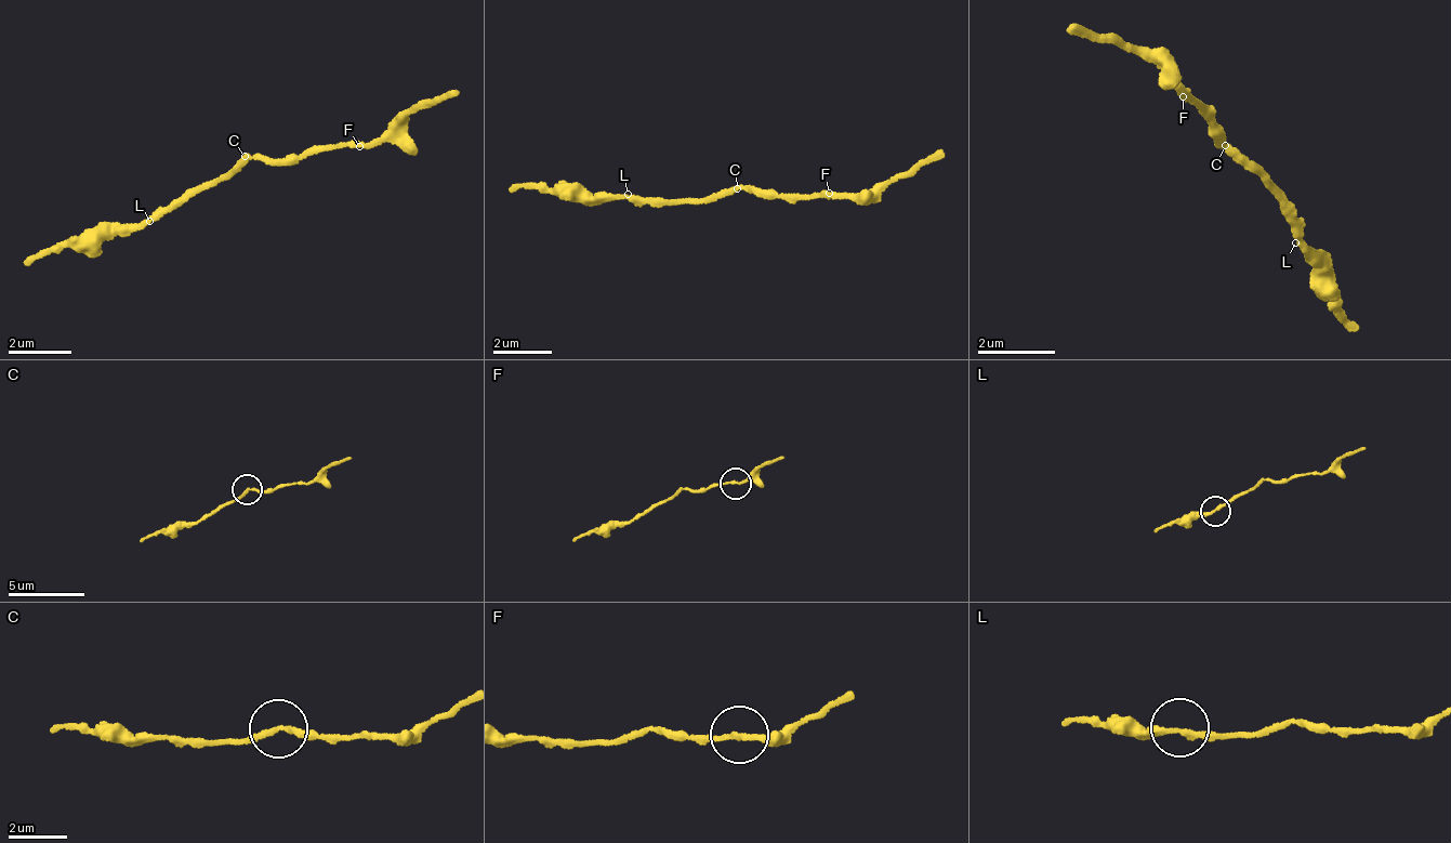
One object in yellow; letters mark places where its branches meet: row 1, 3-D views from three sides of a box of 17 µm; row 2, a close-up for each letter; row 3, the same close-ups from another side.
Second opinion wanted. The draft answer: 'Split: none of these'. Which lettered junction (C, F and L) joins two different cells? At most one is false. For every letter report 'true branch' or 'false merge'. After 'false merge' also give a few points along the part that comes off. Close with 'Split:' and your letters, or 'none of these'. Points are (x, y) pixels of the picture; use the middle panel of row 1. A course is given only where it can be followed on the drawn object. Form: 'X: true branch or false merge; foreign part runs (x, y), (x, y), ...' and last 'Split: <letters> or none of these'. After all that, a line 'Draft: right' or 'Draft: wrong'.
C: true branch
F: true branch
L: true branch
Split: none of these
Draft: right

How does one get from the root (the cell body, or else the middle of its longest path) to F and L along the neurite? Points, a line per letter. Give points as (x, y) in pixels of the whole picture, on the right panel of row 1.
F: (1234, 153), (1213, 141), (1217, 136), (1207, 130), (1210, 116), (1181, 97), (1184, 93)
L: (1234, 153), (1253, 165), (1258, 178), (1279, 189), (1298, 228), (1295, 242)

